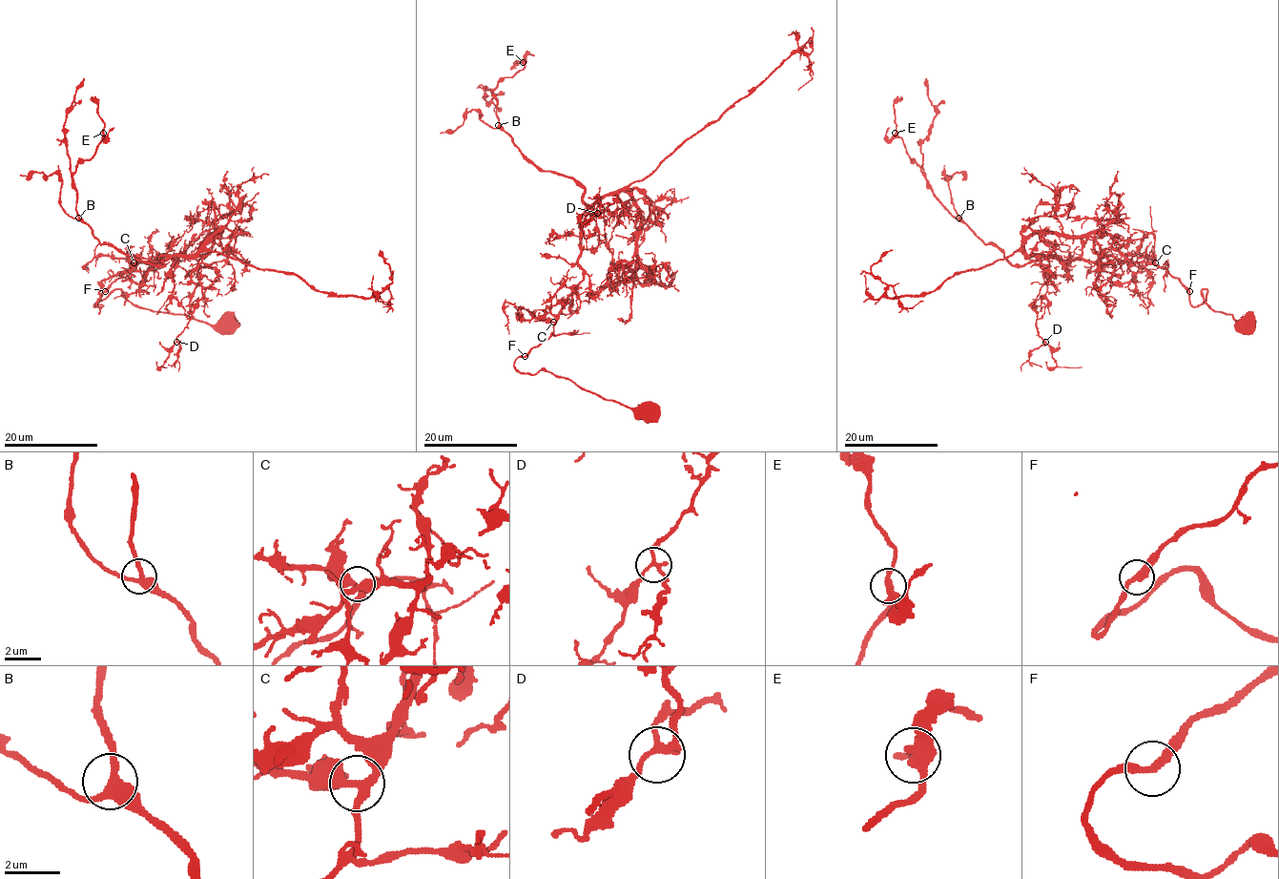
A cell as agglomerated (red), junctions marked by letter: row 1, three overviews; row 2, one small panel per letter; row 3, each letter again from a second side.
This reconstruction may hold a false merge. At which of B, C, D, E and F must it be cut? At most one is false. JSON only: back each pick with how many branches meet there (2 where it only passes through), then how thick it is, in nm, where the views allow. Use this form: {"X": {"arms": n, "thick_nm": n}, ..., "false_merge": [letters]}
{"false_merge": []}

